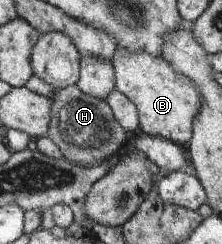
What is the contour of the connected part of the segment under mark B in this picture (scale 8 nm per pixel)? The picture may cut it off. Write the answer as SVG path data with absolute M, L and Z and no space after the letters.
M120 46L111 62L115 72L115 88L139 107L139 127L147 135L162 137L186 148L193 138L193 122L204 101L204 95L193 79L175 71L166 59L146 50L133 52Z

